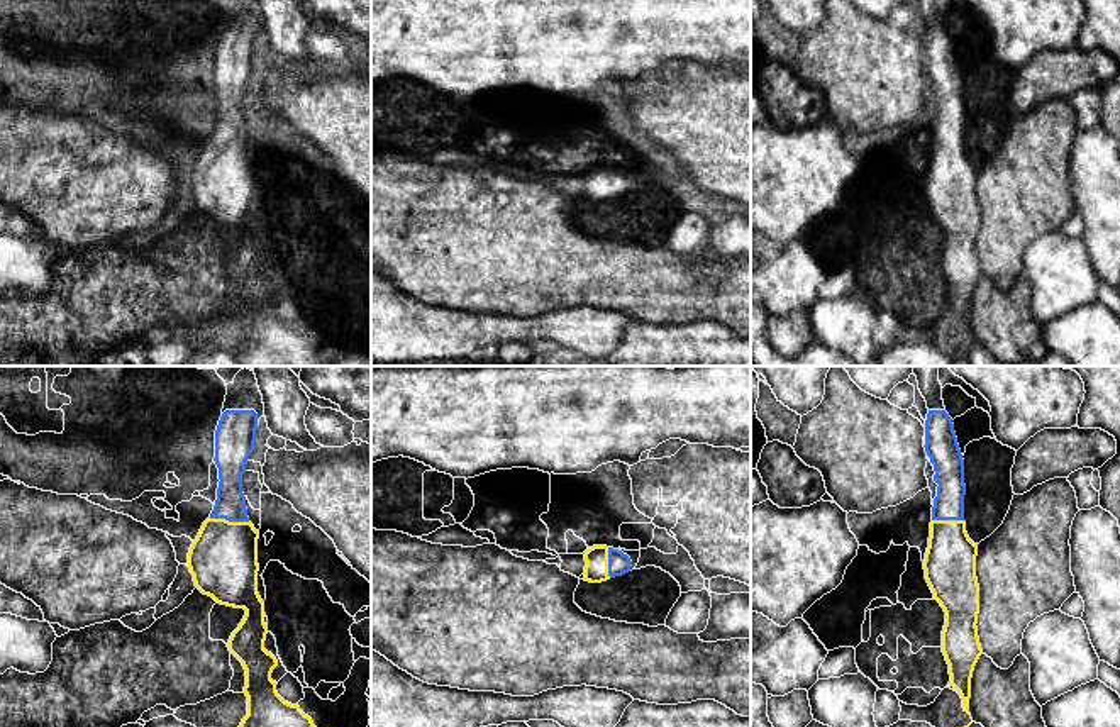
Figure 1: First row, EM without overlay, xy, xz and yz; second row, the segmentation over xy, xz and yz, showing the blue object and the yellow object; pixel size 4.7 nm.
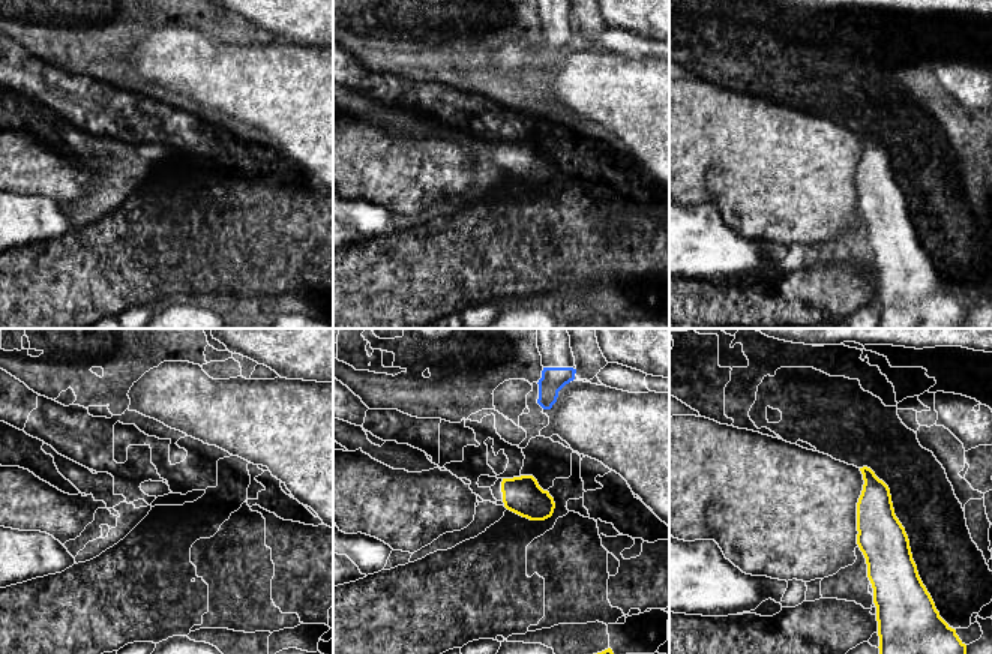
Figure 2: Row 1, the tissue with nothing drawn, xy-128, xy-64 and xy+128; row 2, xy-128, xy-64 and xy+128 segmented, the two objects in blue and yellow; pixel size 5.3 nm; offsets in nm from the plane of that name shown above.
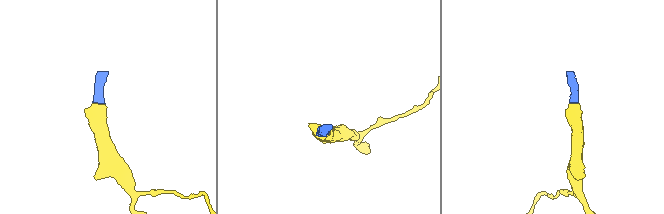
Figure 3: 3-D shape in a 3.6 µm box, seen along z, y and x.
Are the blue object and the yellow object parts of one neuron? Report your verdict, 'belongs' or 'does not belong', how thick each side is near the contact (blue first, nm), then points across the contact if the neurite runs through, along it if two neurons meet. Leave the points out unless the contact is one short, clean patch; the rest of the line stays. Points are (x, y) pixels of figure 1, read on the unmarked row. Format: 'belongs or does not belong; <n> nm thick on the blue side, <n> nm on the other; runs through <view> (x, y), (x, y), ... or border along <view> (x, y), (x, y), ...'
belongs; 140 nm thick on the blue side, 320 nm on the other; runs through xy (231, 124), (229, 141), (222, 180)

